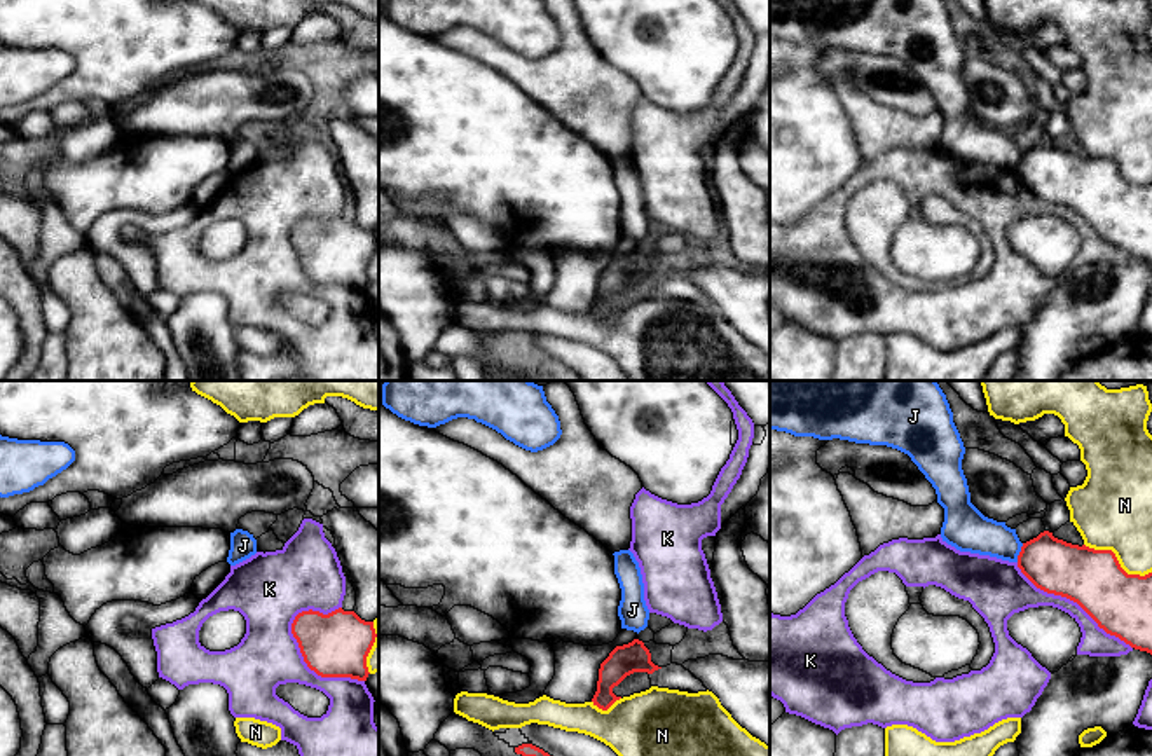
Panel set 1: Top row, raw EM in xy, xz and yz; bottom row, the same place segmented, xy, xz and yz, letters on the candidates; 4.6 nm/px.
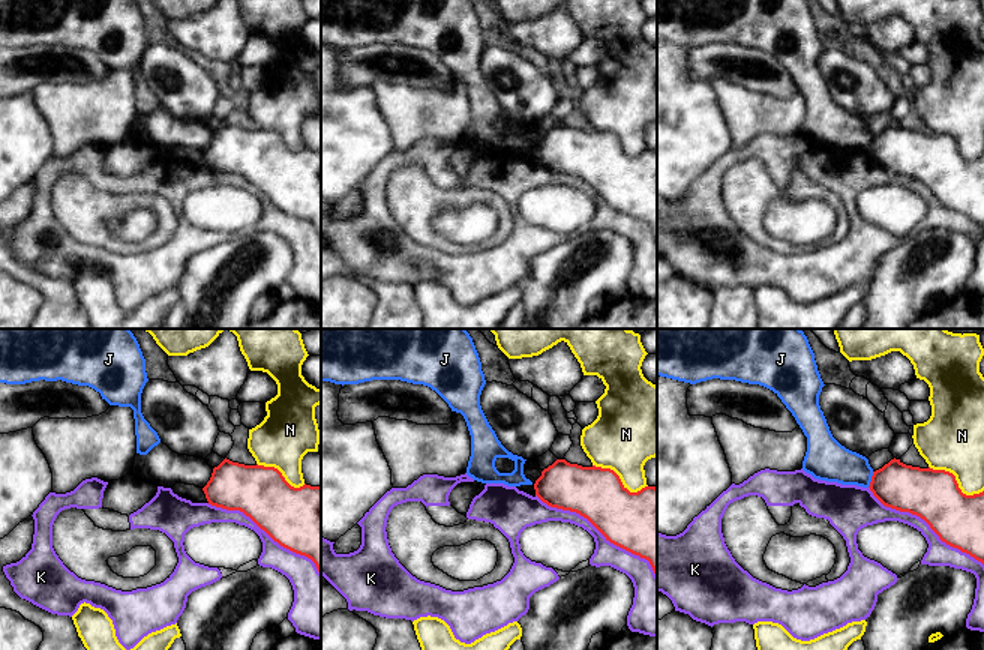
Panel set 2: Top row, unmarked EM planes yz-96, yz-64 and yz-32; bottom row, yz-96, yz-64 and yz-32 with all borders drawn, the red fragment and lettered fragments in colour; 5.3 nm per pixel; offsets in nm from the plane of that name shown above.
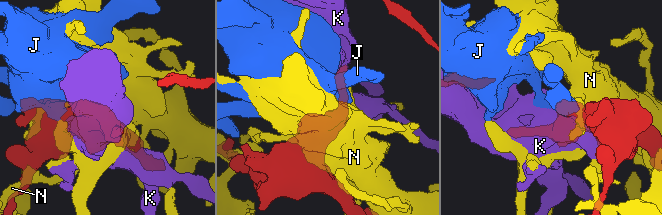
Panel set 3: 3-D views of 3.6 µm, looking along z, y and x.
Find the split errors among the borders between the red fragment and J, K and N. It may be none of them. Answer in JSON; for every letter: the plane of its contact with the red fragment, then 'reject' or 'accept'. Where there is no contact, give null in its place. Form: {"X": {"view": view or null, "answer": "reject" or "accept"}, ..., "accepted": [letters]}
{"J": {"view": "yz", "answer": "reject"}, "K": {"view": "xy", "answer": "reject"}, "N": {"view": "yz", "answer": "reject"}, "accepted": []}

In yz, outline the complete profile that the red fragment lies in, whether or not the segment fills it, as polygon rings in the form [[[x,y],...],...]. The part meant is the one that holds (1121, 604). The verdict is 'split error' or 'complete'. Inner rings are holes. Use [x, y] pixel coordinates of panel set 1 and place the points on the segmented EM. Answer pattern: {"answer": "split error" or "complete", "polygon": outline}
{"answer": "complete", "polygon": [[[1049,531],[1023,543],[1018,567],[1037,588],[1077,602],[1107,634],[1152,655],[1152,573],[1128,574],[1112,550],[1072,545]]]}

